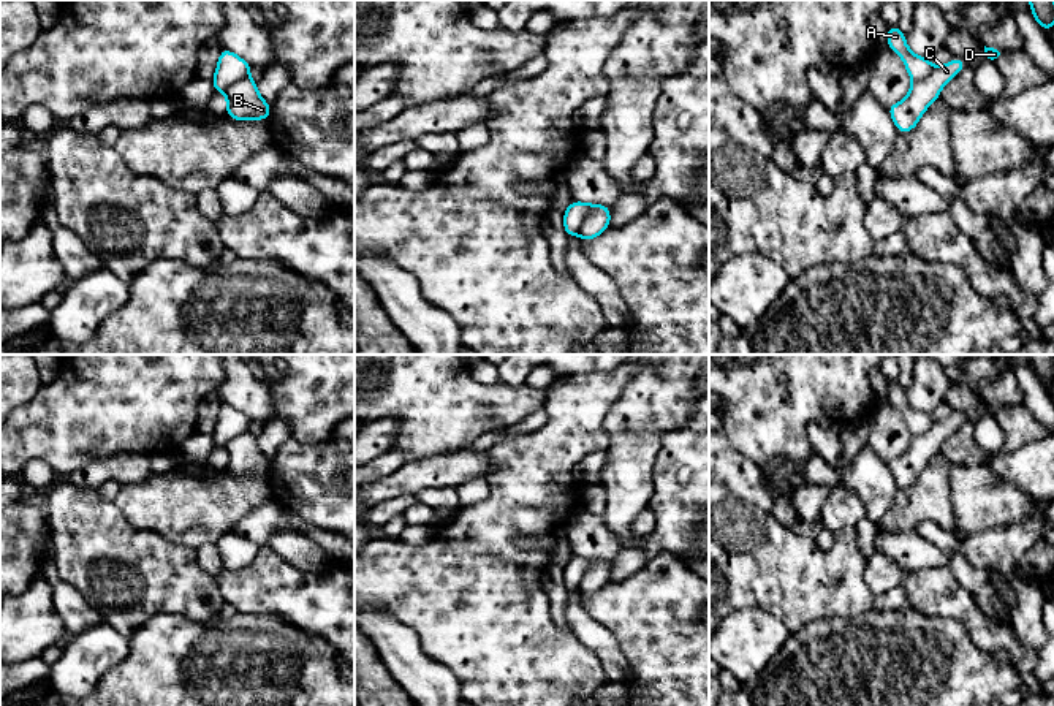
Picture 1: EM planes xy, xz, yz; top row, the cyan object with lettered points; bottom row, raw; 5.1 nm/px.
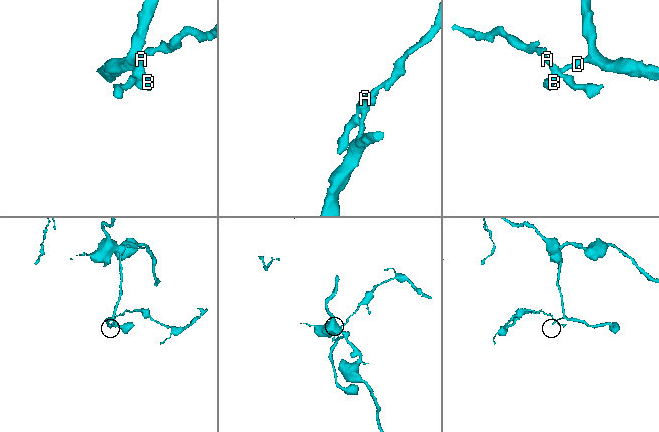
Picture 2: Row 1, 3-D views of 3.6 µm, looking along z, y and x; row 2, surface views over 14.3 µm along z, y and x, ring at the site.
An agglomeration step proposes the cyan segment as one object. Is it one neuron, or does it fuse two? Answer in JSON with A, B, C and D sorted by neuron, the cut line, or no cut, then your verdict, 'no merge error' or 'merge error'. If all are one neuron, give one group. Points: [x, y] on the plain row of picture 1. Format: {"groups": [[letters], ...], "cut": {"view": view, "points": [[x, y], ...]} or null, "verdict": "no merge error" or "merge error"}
{"groups": [["A"], ["B", "C", "D"]], "cut": {"view": "xz", "points": [[592, 559], [578, 588]]}, "verdict": "merge error"}

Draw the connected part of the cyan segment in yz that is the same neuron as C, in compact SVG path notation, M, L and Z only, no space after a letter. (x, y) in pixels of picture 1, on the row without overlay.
M953 413L943 421L932 423L932 426L924 434L913 435L907 451L902 456L888 461L888 467L891 469L897 486L912 486L929 459L940 453L942 442L965 419L967 415Z

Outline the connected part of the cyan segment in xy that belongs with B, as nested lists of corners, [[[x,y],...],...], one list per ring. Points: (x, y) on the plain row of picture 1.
[[[248,431],[231,438],[226,445],[226,469],[233,475],[269,475],[271,459],[256,445],[256,437]]]

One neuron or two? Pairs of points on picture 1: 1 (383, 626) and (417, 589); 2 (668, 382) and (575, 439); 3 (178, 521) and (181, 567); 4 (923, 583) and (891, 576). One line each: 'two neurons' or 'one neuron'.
1: two neurons
2: two neurons
3: two neurons
4: two neurons

